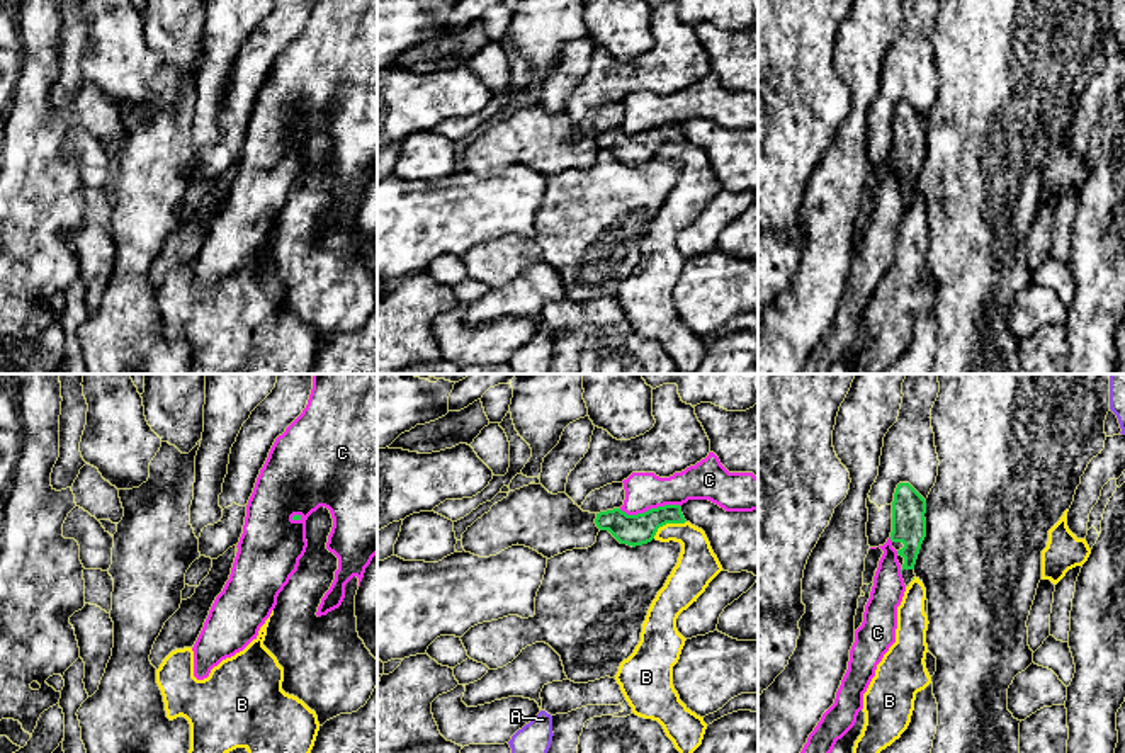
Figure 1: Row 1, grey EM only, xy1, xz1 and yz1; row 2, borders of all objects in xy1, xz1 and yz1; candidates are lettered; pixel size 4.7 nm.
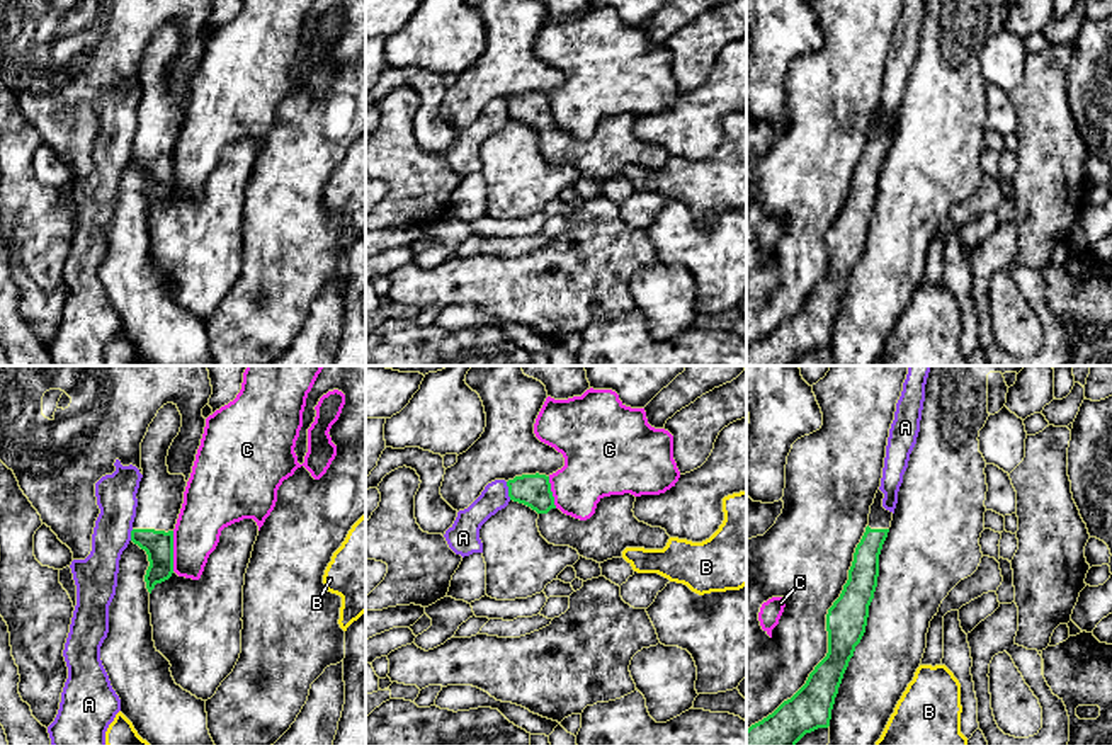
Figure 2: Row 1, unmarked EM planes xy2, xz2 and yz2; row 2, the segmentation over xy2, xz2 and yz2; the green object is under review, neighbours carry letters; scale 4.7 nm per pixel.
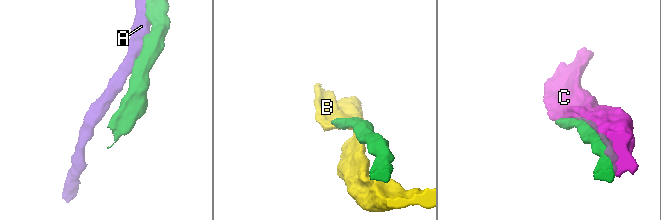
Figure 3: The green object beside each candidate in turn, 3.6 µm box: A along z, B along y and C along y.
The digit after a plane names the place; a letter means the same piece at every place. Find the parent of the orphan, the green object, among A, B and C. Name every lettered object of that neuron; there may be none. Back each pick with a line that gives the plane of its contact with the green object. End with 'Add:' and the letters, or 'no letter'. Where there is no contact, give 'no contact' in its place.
Add: no letter

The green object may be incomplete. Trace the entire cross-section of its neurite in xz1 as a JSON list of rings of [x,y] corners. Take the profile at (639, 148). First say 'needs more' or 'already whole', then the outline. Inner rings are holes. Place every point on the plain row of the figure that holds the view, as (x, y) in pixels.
needs more; [[[688,119],[681,126],[664,124],[637,134],[613,127],[595,138],[600,150],[632,167],[651,161],[666,143],[685,141],[705,151],[724,190],[758,195],[758,129],[726,131],[709,119]]]

